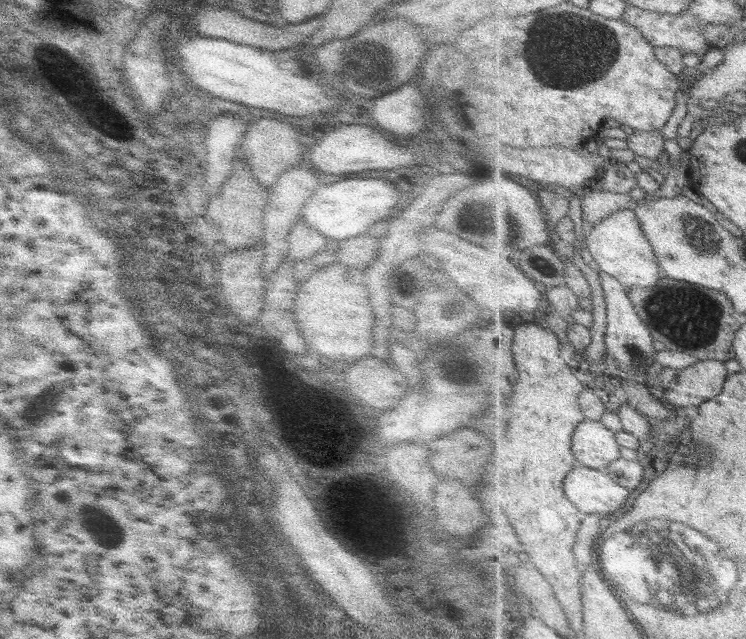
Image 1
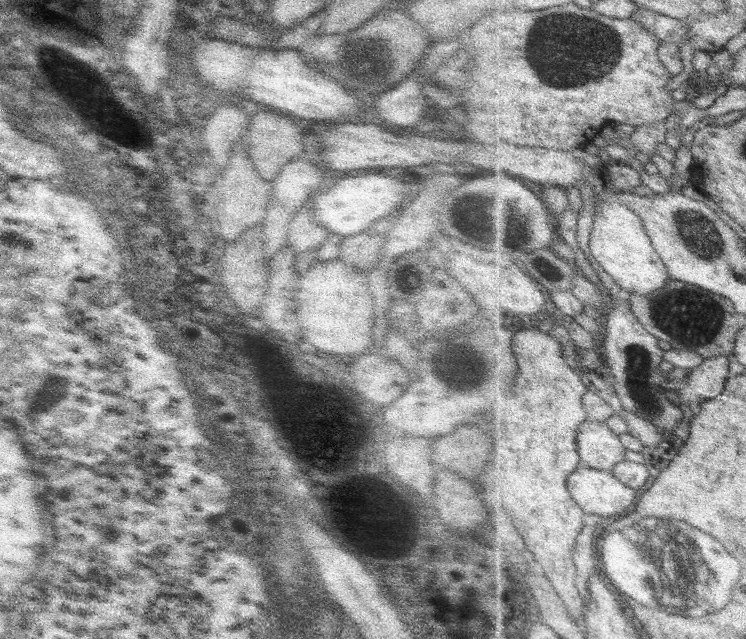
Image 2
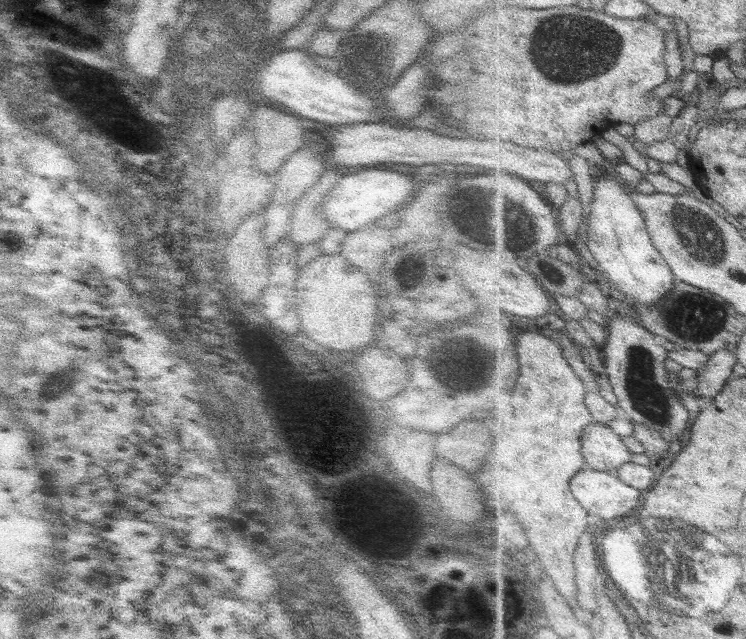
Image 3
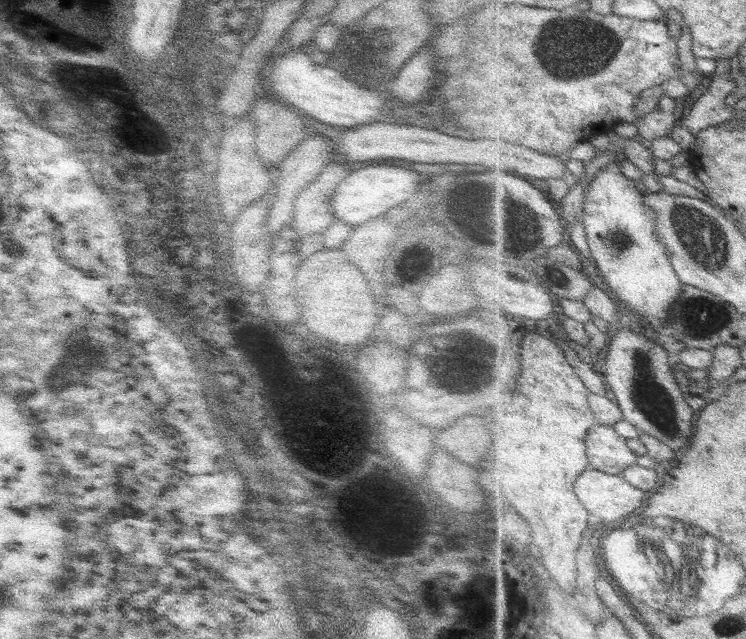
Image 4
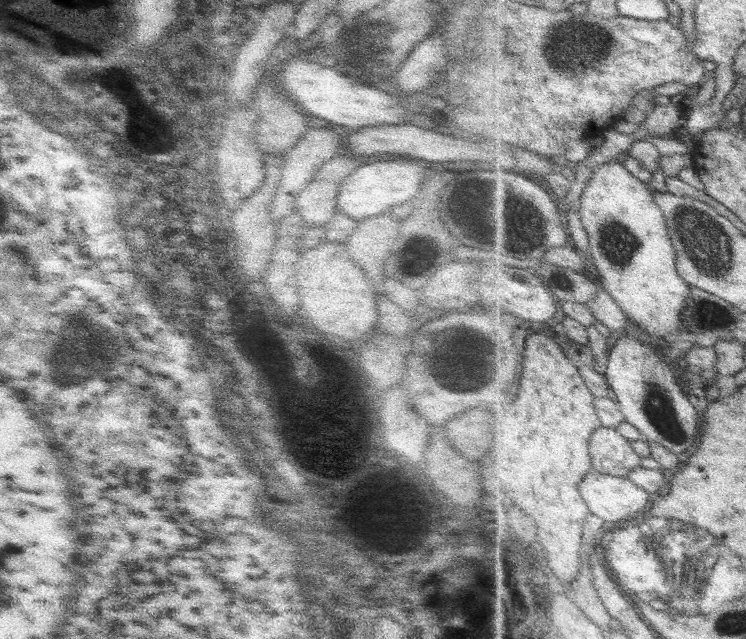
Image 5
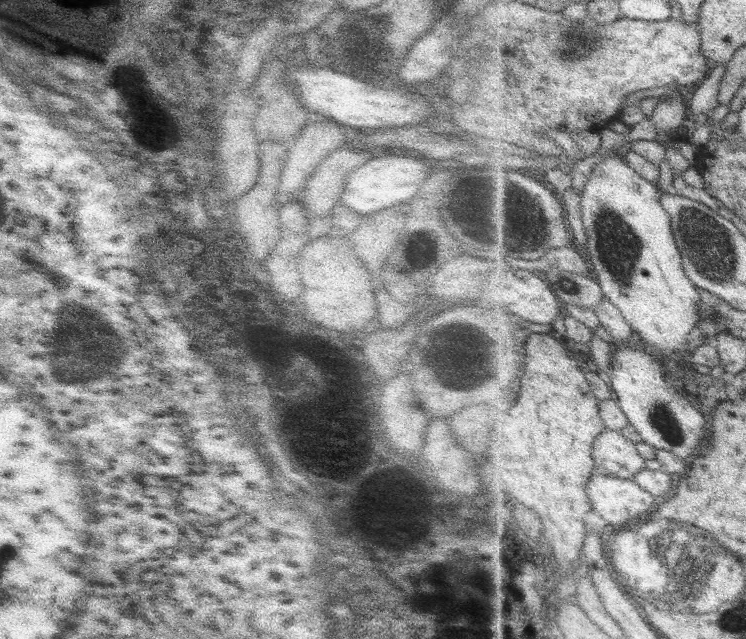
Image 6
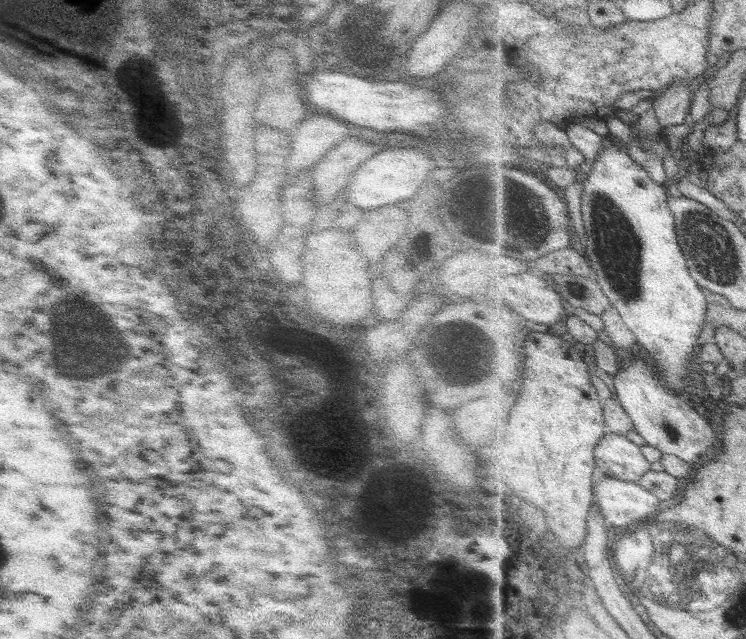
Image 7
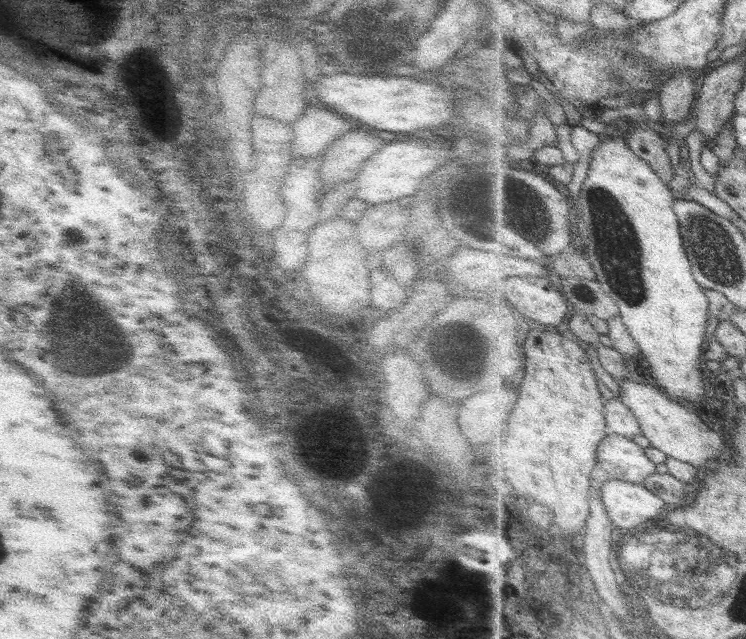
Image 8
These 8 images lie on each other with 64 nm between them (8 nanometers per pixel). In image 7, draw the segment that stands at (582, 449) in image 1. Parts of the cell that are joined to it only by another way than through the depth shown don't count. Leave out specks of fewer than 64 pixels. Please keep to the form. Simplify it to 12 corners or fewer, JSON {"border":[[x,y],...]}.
{"border":[[619,434],[595,449],[598,472],[638,483],[651,470],[642,446]]}

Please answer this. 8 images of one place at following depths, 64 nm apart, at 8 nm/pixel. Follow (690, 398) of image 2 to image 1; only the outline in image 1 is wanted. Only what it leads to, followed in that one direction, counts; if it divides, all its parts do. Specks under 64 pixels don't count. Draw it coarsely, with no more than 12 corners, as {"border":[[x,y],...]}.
{"border":[[697,361],[664,391],[667,404],[702,405],[722,392],[730,371]]}

